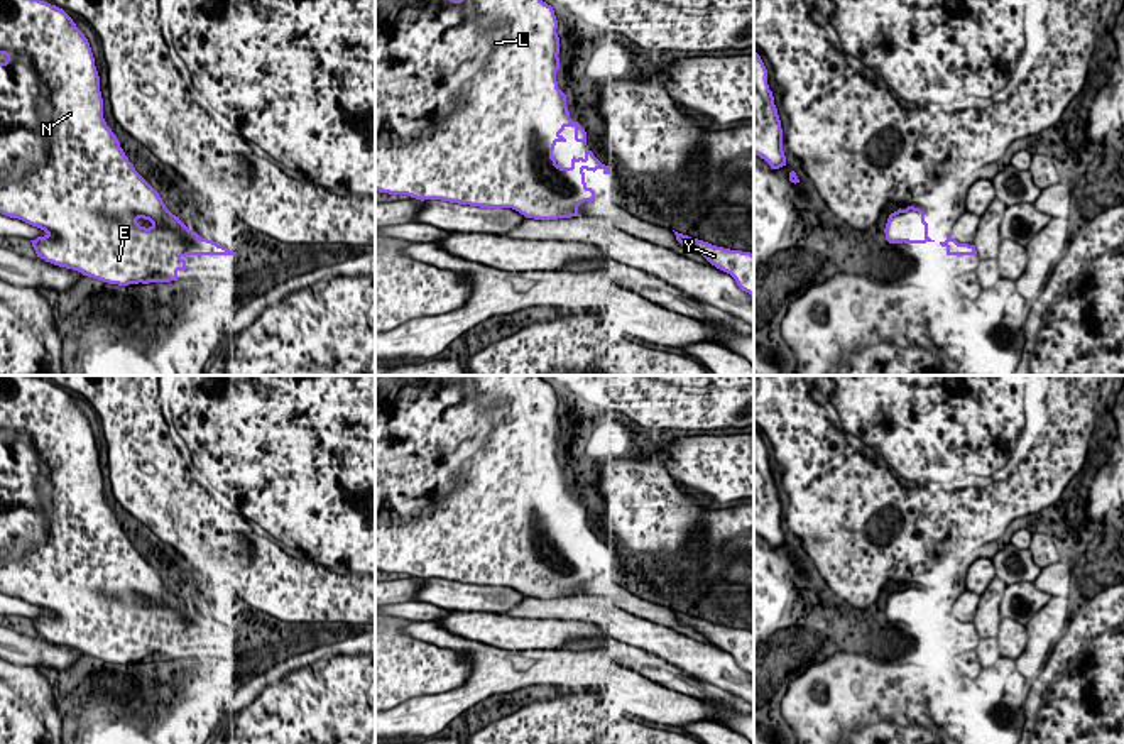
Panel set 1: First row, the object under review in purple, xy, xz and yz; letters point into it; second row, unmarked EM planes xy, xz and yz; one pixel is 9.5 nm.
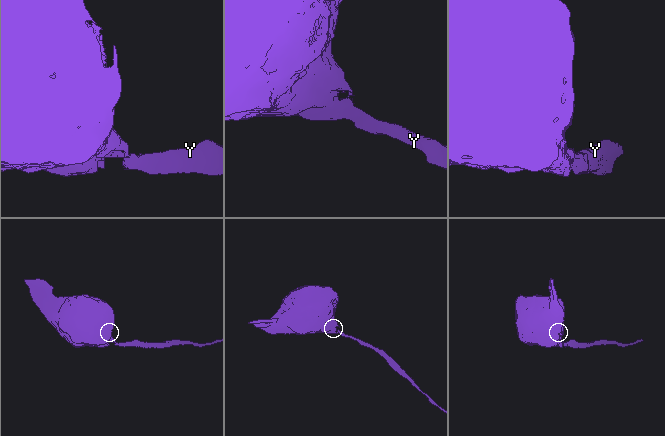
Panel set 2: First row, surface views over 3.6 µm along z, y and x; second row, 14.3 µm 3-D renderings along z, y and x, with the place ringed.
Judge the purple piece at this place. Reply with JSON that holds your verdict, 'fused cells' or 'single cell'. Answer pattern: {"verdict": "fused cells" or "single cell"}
{"verdict": "single cell"}

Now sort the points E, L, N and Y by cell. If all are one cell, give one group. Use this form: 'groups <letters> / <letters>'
groups E L N Y

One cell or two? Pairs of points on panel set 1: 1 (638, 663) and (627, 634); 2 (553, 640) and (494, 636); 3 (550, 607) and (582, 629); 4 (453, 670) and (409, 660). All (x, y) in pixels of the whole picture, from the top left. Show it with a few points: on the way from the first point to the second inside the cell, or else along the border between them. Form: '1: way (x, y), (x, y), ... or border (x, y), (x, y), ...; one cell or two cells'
1: border (612, 638), (646, 650), (666, 663); two cells
2: way (538, 636), (509, 636); one cell
3: border (529, 618), (580, 619), (587, 623); two cells
4: way (443, 670), (420, 668); one cell

